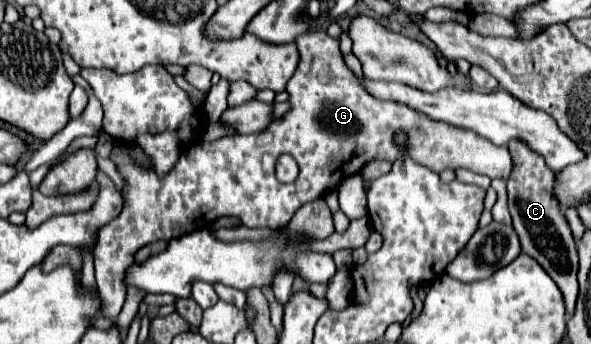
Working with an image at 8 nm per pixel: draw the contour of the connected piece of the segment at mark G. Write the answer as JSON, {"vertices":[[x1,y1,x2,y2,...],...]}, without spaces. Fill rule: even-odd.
{"vertices":[[309,30,297,36,295,40,299,54,301,54,301,64,297,66,297,72,293,78,287,82,287,92,289,92,289,102,291,110,283,116,271,122,263,134,249,134,249,136,225,136,215,142,199,142,185,150,179,158,179,162,173,166,171,174,167,176,157,176,155,168,145,168,137,164,125,146,115,146,111,152,111,160,115,162,117,172,125,180,123,186,123,210,121,214,111,220,103,230,99,232,97,246,95,246,95,276,97,276,97,290,101,296,101,306,103,306,103,316,105,318,117,318,121,312,121,306,125,302,125,272,135,260,135,252,155,240,171,240,179,238,183,234,195,232,201,226,211,224,213,220,221,216,235,216,243,222,247,228,279,228,289,224,293,218,293,212,297,212,305,202,311,202,335,186,341,184,343,178,359,174,361,166,371,162,373,158,383,158,383,160,395,160,403,150,399,150,393,142,395,130,407,130,409,132,409,154,415,158,415,162,431,168,431,170,445,170,445,168,467,168,477,174,485,174,489,178,503,178,507,180,511,174,511,154,505,146,495,146,485,138,479,138,471,130,463,128,453,128,453,126,443,126,443,122,435,122,425,118,425,114,419,114,403,104,395,102,379,102,377,98,371,98,357,82,355,74,347,64,343,62,341,50,339,50,339,40,331,38,325,30],[281,154,289,154,295,158,299,164,299,176,291,184,283,184,275,178,275,164]]}

